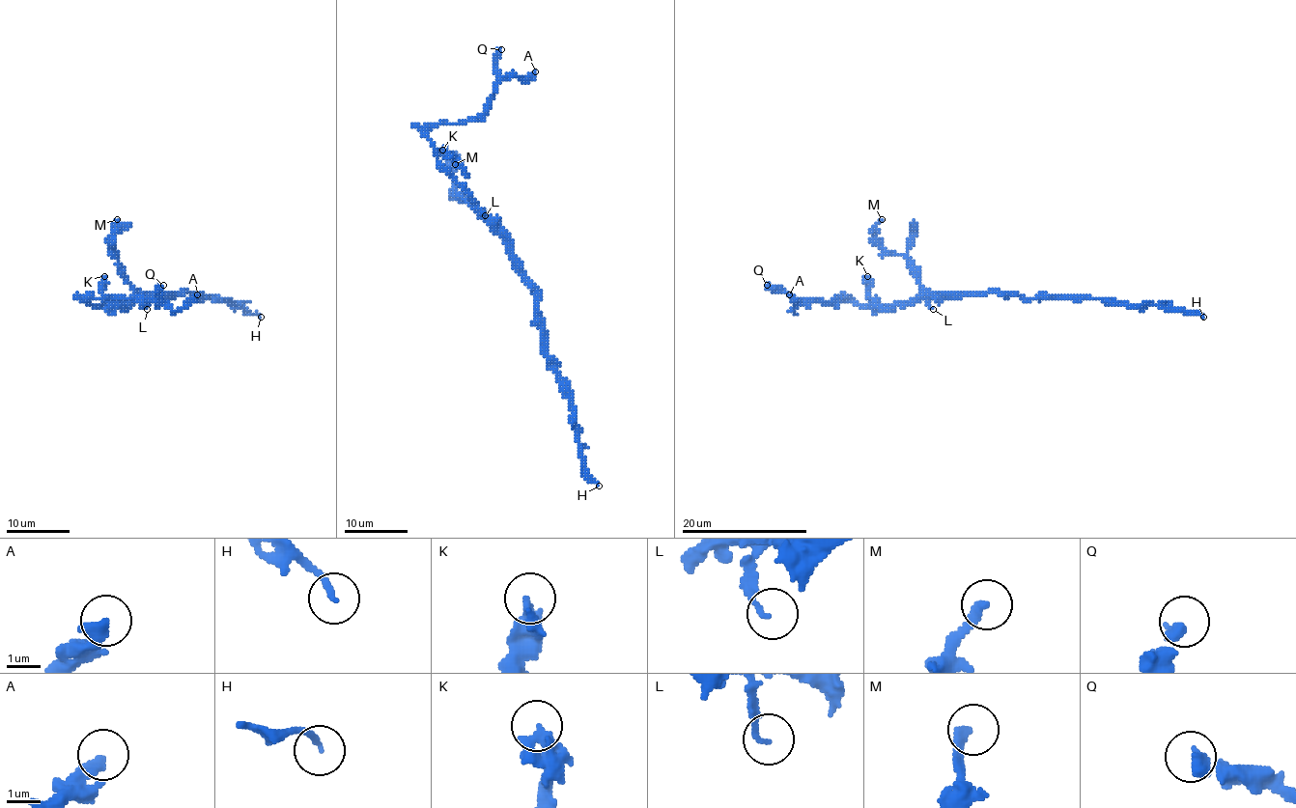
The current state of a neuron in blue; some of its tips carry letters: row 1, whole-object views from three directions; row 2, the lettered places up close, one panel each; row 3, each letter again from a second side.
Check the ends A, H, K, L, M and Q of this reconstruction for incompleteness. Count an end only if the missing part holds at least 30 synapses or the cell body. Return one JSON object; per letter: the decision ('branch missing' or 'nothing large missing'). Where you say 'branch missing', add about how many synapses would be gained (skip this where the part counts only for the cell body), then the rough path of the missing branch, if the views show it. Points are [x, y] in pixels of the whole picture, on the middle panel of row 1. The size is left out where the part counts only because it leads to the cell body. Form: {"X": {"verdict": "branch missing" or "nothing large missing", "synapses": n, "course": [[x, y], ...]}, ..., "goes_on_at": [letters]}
{"A": {"verdict": "branch missing", "synapses": 60, "course": [[535, 71], [542, 71], [551, 63], [562, 72], [590, 69], [609, 93], [605, 107]]}, "H": {"verdict": "nothing large missing"}, "K": {"verdict": "nothing large missing"}, "L": {"verdict": "nothing large missing"}, "M": {"verdict": "nothing large missing"}, "Q": {"verdict": "nothing large missing"}, "goes_on_at": ["A"]}

